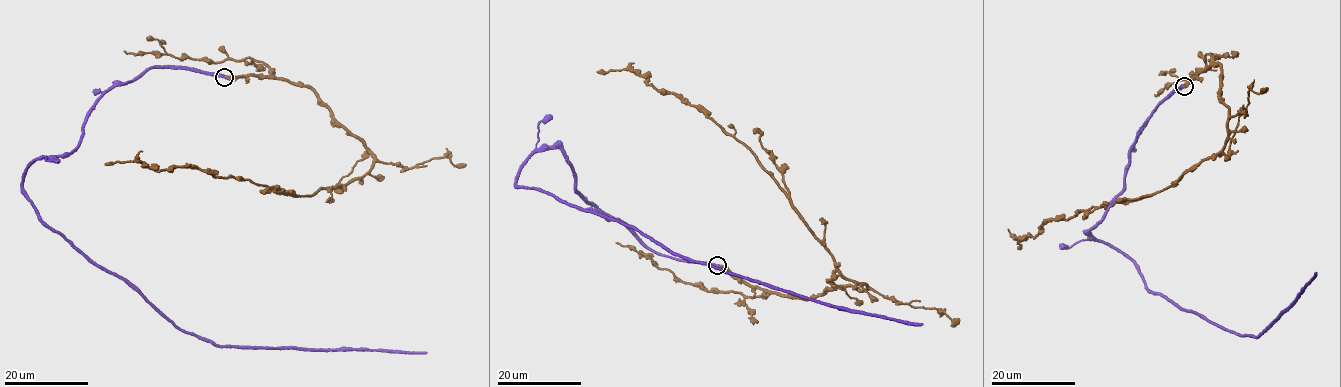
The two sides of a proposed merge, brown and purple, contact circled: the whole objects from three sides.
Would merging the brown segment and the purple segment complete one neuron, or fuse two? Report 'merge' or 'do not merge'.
merge

